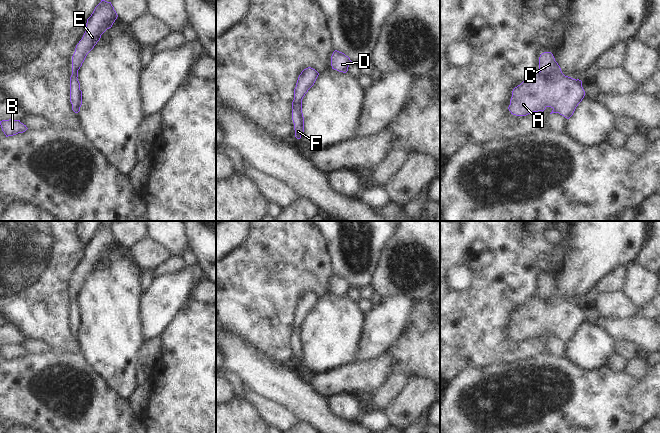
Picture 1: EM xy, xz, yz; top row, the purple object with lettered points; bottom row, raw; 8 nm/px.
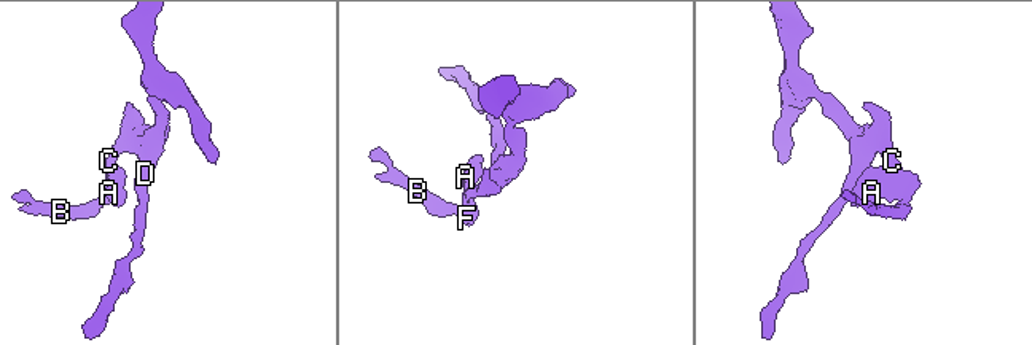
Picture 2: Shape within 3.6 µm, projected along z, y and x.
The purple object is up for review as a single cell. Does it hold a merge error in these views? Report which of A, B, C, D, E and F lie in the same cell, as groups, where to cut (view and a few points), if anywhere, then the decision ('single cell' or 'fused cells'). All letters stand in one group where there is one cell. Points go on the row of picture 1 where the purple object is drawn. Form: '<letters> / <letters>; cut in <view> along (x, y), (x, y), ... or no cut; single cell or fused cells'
A B C D E F; no cut; single cell

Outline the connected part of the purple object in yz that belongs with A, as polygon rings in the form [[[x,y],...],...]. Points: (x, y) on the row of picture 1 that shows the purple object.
[[[551,52],[540,55],[539,70],[513,89],[509,111],[516,116],[526,116],[533,112],[543,112],[547,107],[551,107],[553,110],[550,114],[559,113],[569,119],[585,96],[582,81],[565,76]]]

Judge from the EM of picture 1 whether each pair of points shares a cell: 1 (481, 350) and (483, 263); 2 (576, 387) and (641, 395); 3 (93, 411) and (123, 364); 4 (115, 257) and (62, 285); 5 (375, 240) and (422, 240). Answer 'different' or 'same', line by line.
1: same
2: same
3: different
4: different
5: different

